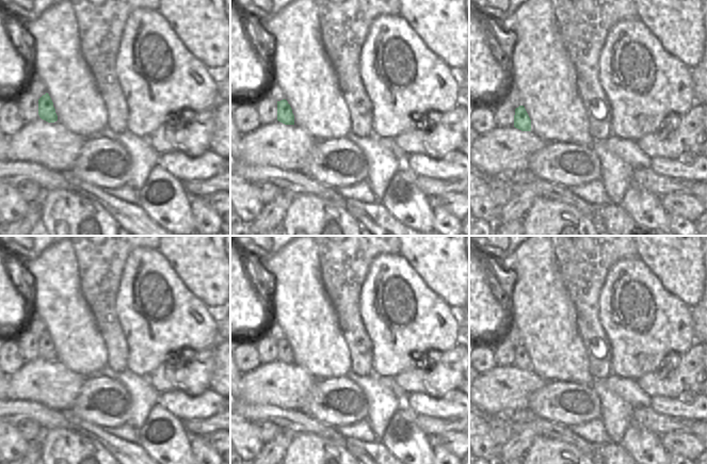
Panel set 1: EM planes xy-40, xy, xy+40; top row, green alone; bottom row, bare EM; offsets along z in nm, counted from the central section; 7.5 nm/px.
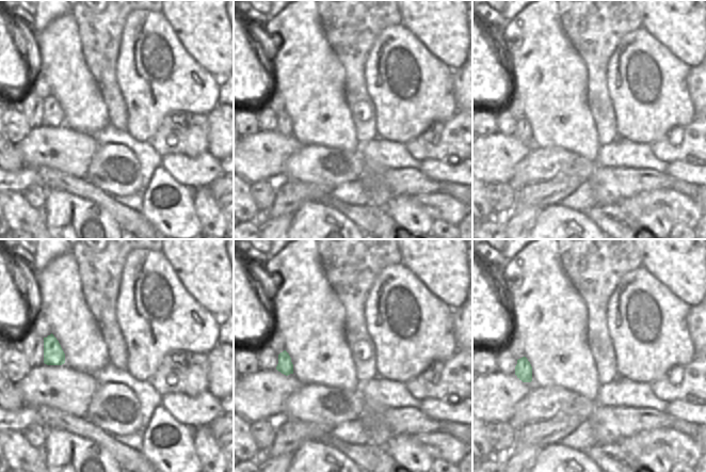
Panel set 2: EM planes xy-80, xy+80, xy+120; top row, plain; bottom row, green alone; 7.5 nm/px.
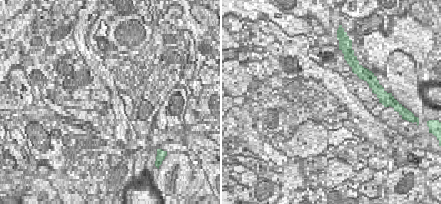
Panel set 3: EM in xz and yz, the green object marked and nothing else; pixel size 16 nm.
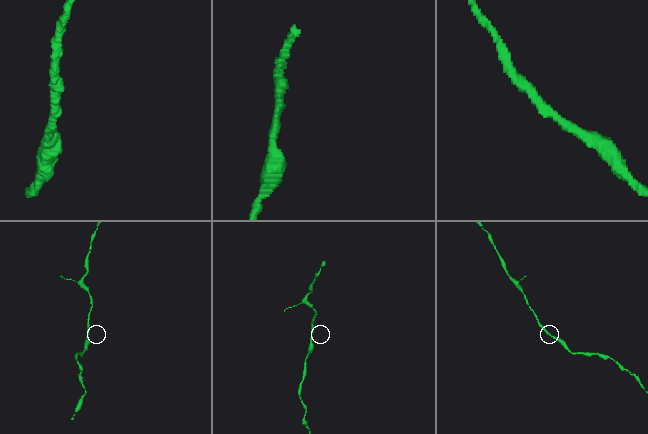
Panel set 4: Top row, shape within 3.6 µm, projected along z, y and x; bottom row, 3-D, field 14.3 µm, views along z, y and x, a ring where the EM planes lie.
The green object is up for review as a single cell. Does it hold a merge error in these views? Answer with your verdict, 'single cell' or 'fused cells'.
single cell

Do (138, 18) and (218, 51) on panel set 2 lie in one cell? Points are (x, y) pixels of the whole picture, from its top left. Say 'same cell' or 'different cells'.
different cells

